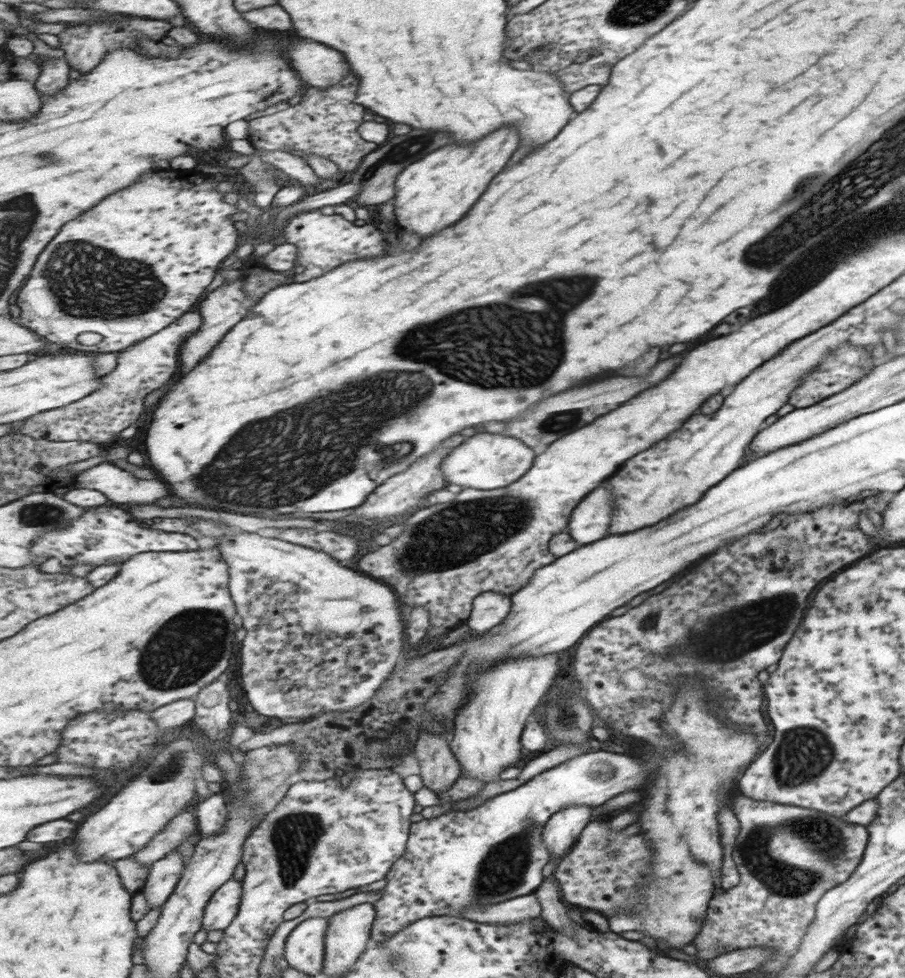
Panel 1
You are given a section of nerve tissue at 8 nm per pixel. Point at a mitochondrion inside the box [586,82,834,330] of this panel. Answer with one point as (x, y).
(780, 245)

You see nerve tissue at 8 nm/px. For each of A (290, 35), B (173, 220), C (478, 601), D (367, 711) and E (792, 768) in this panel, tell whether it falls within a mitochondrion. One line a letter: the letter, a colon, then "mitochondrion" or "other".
A: other
B: other
C: other
D: other
E: mitochondrion

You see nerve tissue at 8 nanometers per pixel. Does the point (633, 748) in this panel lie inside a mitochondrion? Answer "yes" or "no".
no

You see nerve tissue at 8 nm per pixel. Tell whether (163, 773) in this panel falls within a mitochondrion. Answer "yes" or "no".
yes

